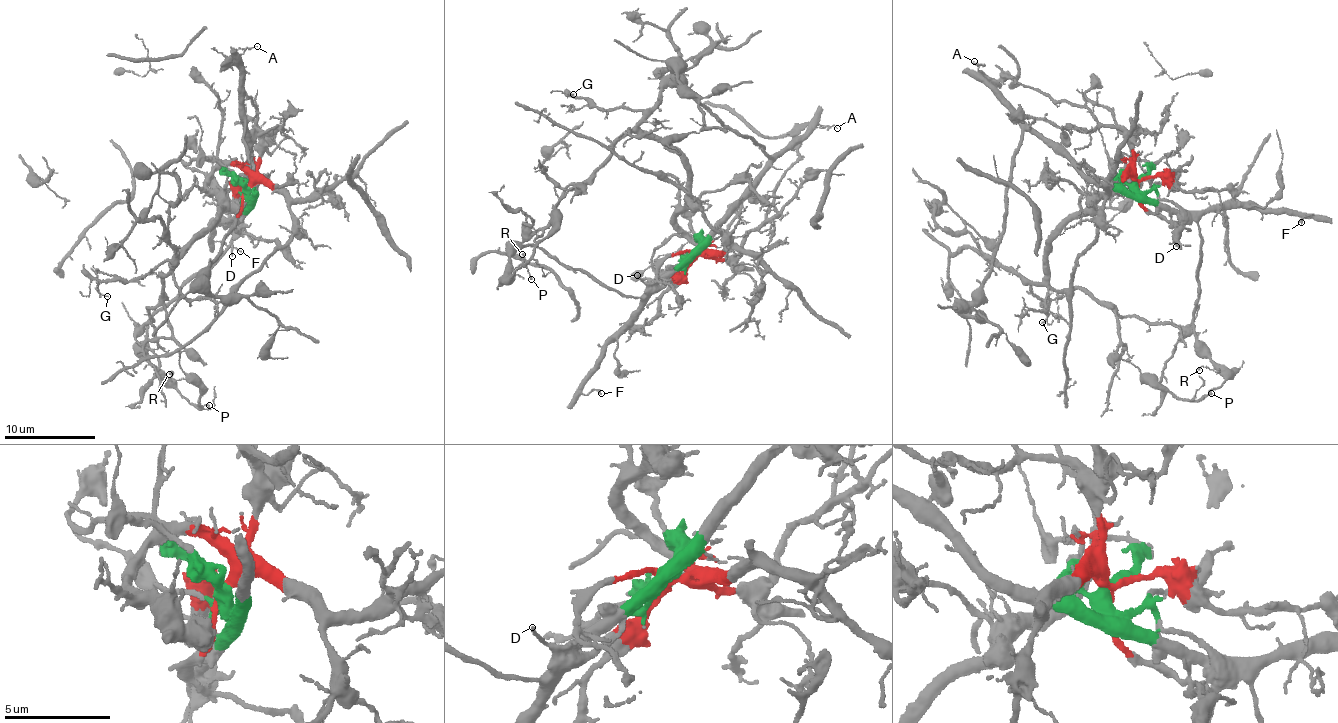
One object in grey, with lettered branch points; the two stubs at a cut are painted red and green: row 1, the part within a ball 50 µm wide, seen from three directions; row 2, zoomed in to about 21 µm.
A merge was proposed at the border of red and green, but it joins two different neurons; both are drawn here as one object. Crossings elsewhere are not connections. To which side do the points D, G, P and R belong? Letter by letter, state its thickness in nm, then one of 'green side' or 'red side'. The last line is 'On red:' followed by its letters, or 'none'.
D: calibre 100 nm; green side
G: calibre 90 nm; red side
P: calibre 110 nm; green side
R: calibre 100 nm; green side
On red: G

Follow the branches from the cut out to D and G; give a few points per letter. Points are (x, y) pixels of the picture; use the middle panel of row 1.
D: (695, 257), (693, 254), (652, 284), (639, 280), (636, 274)
G: (695, 257), (706, 256), (678, 226), (687, 190), (680, 157), (640, 128), (644, 114), (567, 96), (573, 94)

